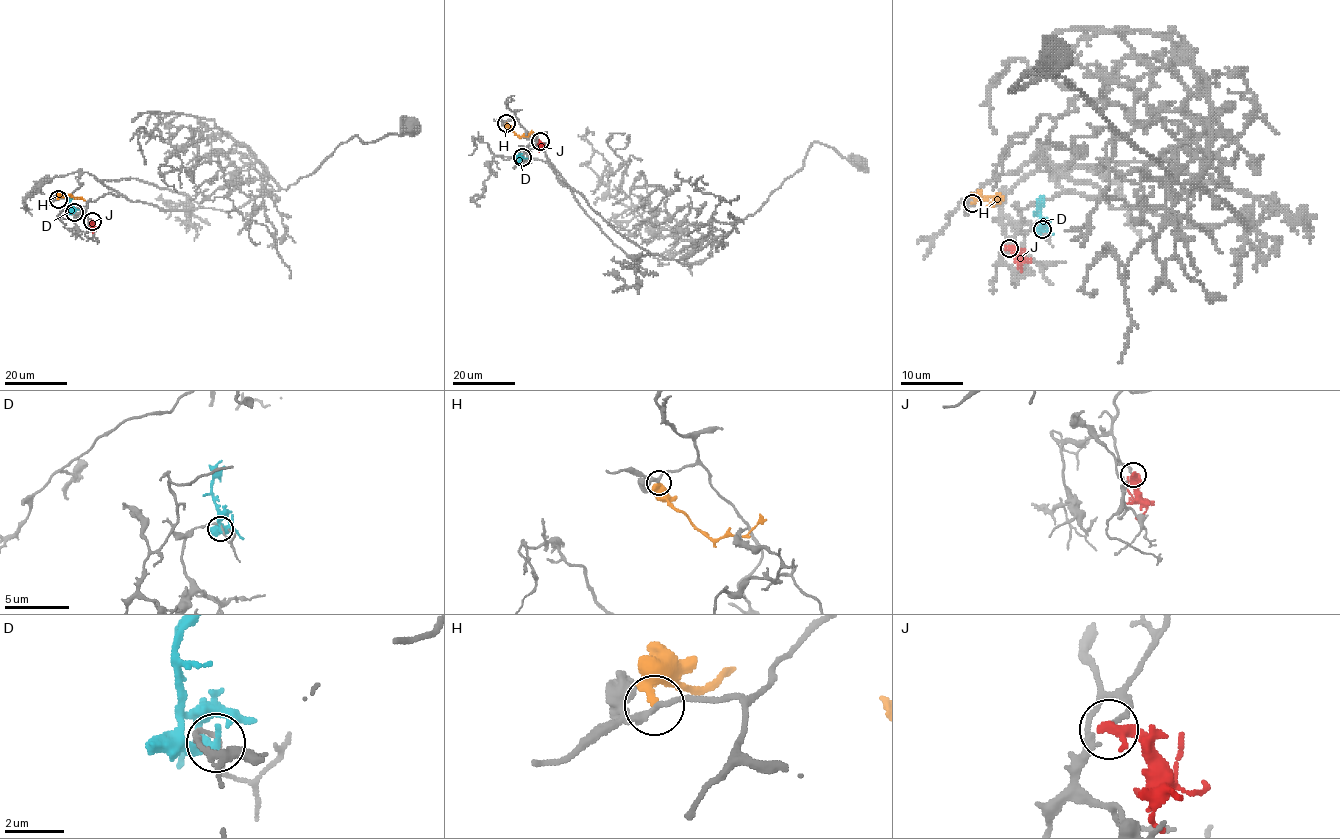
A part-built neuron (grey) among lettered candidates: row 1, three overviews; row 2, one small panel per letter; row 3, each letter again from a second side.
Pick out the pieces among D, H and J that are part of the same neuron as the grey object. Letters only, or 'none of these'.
H

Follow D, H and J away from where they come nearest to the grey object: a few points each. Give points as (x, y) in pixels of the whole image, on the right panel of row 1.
D: (1042, 230), (1038, 211), (1038, 200), (1042, 195)
H: (972, 203), (977, 198), (992, 195), (1000, 198), (987, 206)
J: (1009, 249), (1017, 255), (1020, 271)

